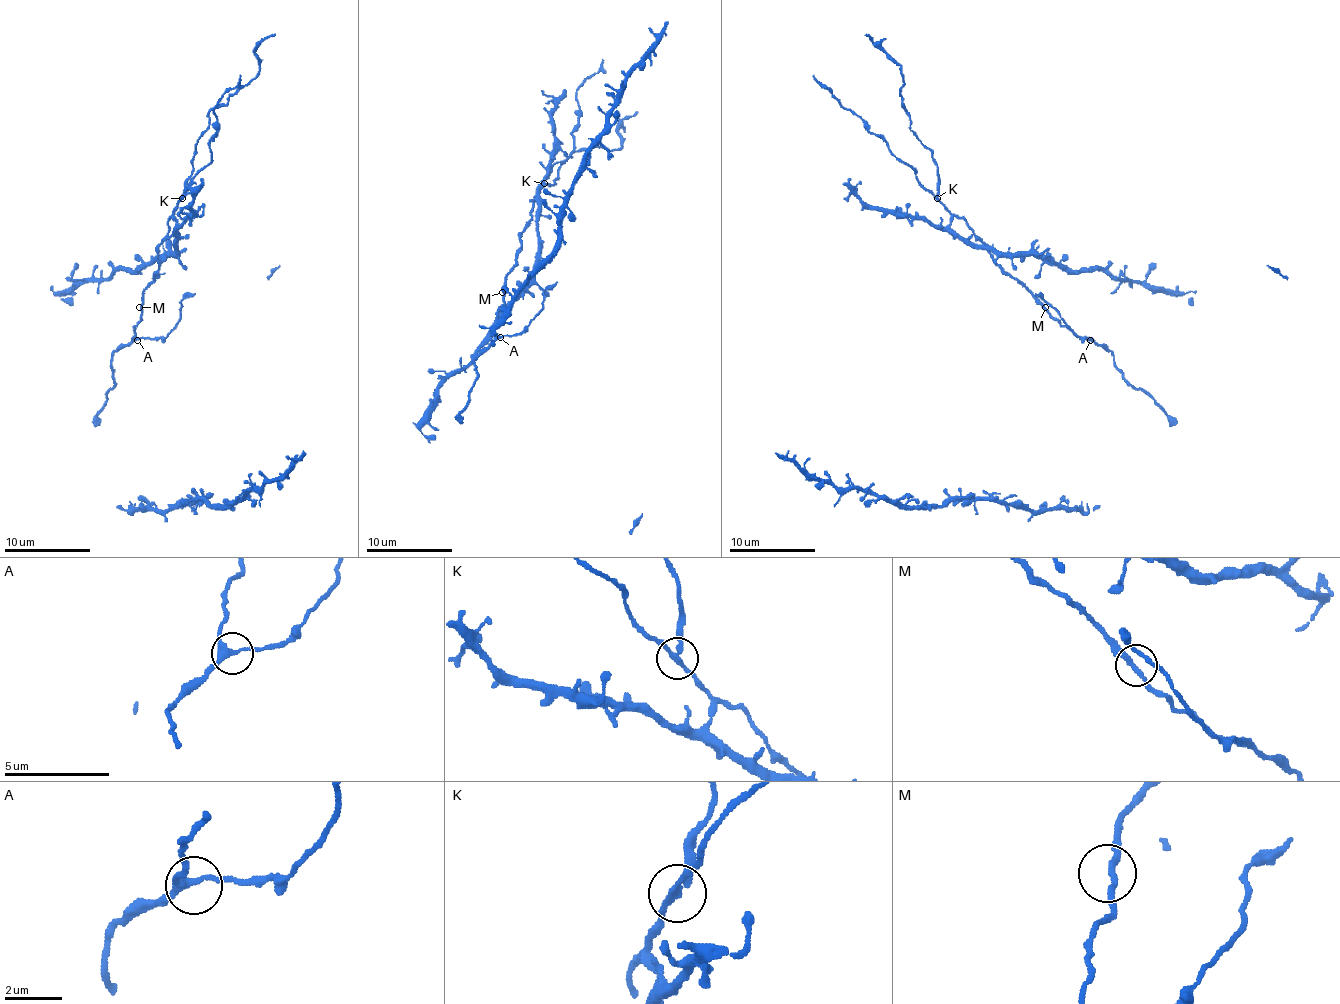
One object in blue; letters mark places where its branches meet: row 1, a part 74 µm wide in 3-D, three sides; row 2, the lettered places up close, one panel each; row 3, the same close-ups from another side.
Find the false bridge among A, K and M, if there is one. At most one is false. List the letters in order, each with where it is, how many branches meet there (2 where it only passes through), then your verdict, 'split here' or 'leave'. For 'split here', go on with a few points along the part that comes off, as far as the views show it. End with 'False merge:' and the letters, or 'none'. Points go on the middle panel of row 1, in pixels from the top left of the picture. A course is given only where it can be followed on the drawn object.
A: (500, 337) | 3 | leave
K: (544, 183) | 3 | split here | (545, 183), (556, 183), (558, 170), (571, 155), (596, 146), (620, 148), (622, 136), (618, 125), (637, 112)
M: (502, 292) | 2 | leave
False merge: K

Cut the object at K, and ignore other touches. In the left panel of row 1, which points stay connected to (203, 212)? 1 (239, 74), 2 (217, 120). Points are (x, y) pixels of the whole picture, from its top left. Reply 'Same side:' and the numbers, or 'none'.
Same side: 1, 2

